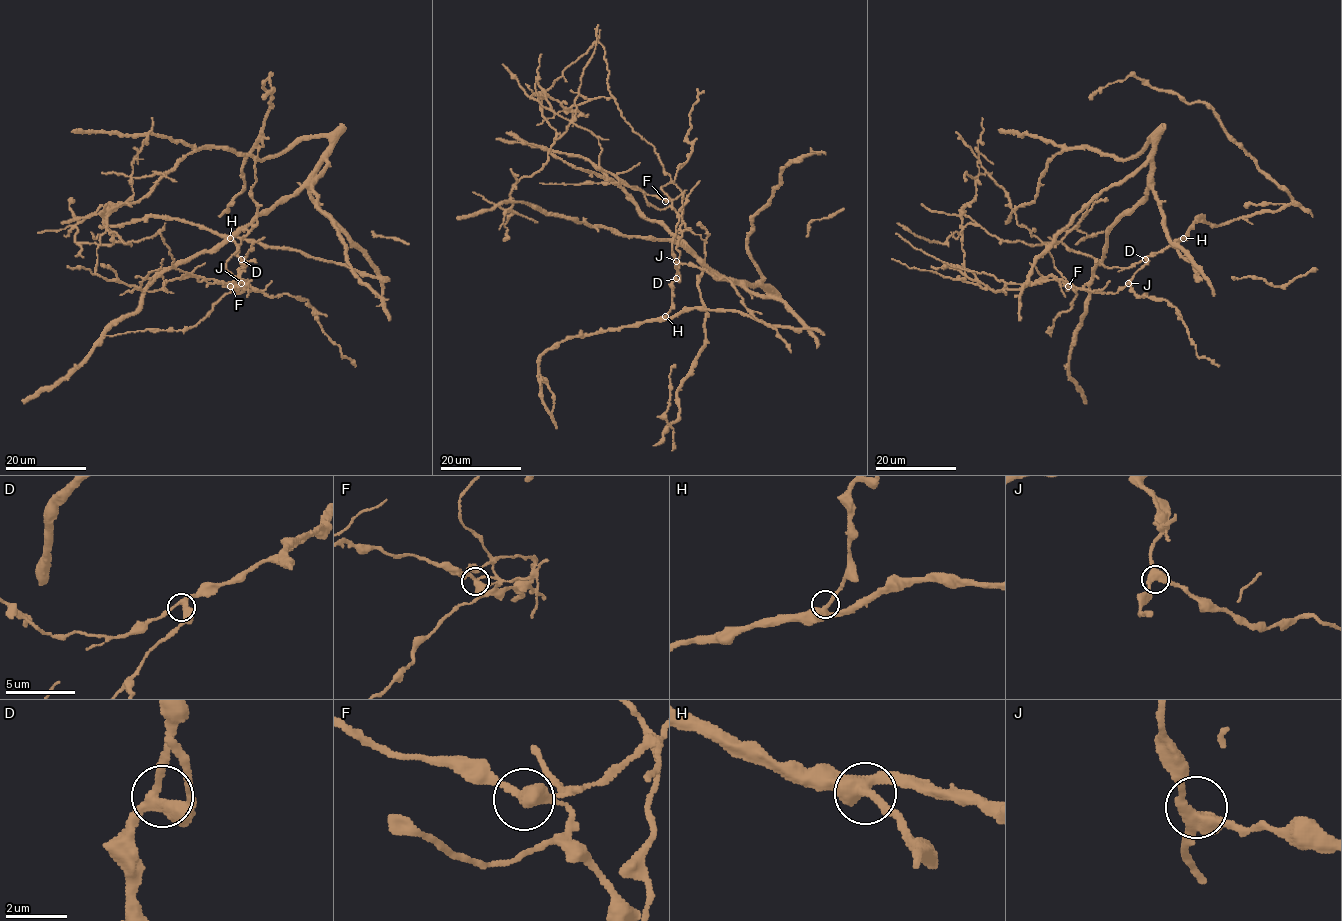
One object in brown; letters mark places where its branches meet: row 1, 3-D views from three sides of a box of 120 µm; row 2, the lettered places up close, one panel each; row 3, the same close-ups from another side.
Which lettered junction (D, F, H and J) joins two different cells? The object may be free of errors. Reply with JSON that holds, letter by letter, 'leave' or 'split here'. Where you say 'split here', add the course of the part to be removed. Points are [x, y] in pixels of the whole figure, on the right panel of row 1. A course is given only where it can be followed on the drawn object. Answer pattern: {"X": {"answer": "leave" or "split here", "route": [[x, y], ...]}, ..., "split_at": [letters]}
{"D": {"answer": "leave"}, "F": {"answer": "split here", "route": [[1068, 287], [1052, 276], [998, 291], [973, 281], [963, 231], [980, 225], [1004, 241], [1058, 243], [1108, 199]]}, "H": {"answer": "leave"}, "J": {"answer": "leave"}, "split_at": ["F"]}

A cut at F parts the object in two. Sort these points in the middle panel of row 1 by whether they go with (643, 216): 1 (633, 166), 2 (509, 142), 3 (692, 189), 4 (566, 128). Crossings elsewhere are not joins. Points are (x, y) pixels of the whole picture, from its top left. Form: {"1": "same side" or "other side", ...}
{"1": "other side", "2": "same side", "3": "same side", "4": "other side"}

